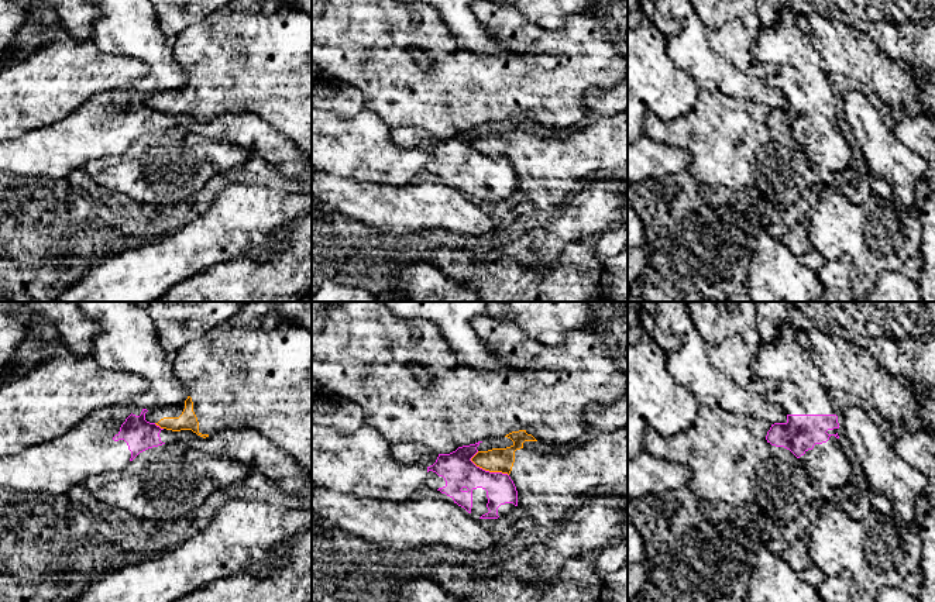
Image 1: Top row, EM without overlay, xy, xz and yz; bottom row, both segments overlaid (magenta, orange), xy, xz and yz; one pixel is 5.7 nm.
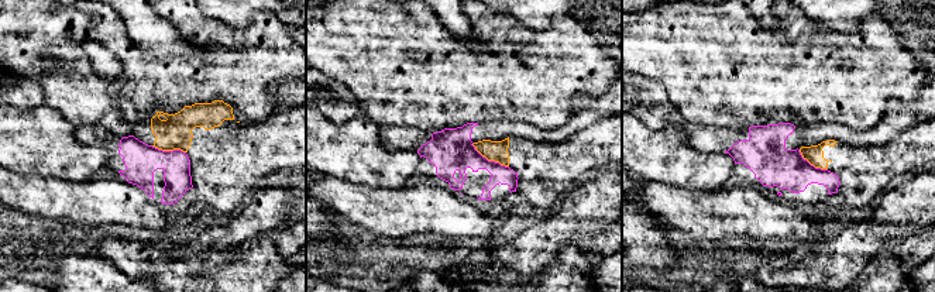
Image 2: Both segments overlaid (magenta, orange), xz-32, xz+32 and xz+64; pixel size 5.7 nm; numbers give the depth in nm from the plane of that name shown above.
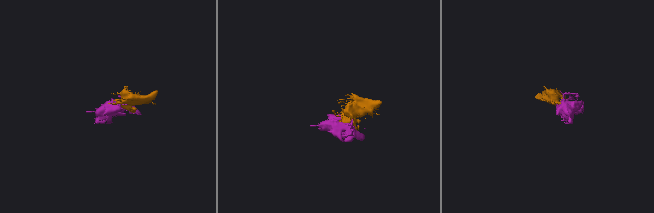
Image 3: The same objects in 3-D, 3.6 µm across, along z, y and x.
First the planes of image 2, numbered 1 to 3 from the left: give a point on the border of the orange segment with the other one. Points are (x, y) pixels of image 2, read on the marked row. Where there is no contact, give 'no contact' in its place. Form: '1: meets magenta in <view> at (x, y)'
1: meets magenta in xz-32 at (168, 151)
2: meets magenta in xz+32 at (490, 161)
3: meets magenta in xz+64 at (810, 164)

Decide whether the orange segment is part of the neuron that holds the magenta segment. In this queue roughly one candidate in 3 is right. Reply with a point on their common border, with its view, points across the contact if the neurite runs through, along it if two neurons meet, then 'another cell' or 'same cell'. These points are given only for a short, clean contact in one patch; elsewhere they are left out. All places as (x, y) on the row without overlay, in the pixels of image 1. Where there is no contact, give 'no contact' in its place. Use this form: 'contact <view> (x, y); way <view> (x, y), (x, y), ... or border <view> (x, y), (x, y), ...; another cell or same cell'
contact xz (488, 155); another cell

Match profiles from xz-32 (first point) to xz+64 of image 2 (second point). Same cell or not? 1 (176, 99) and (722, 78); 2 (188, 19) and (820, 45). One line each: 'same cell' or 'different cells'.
1: same cell
2: same cell

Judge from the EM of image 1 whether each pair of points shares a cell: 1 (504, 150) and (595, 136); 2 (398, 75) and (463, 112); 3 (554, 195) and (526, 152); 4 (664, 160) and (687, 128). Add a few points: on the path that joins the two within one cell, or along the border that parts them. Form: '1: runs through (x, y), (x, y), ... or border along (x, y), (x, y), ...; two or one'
1: runs through (526, 150), (573, 150); one
2: runs through (413, 78), (435, 88), (447, 100); one
3: runs through (546, 185), (546, 172), (536, 162); one
4: border along (645, 133), (686, 148), (691, 155), (688, 168); two

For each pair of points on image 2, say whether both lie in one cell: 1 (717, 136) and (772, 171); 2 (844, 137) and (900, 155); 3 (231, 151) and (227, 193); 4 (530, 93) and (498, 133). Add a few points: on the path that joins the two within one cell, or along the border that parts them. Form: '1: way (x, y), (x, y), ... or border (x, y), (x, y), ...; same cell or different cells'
1: way (731, 141), (745, 144), (758, 157); same cell
2: border (900, 133), (882, 144), (848, 146), (838, 143); different cells
3: way (226, 161), (226, 184); same cell
4: border (478, 123), (523, 120), (540, 129); different cells

